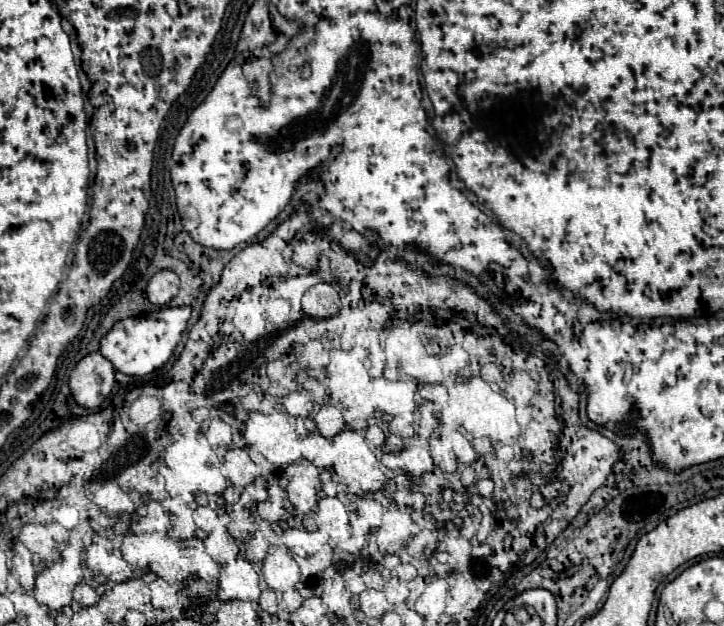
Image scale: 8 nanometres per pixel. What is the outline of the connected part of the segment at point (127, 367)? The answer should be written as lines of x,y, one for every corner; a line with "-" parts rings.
179,306
179,308
163,308
145,316
137,318
125,318
117,322
109,334
101,340
101,354
113,364
117,372
129,374
129,376
147,376
153,370
167,364
171,358
175,346
181,340
183,330
187,328
187,322
191,318
191,306

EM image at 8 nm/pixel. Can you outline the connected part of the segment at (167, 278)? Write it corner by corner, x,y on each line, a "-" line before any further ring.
161,270
149,280
147,298
155,306
167,306
173,300
173,296
177,294
177,290
179,290
177,274
171,270

